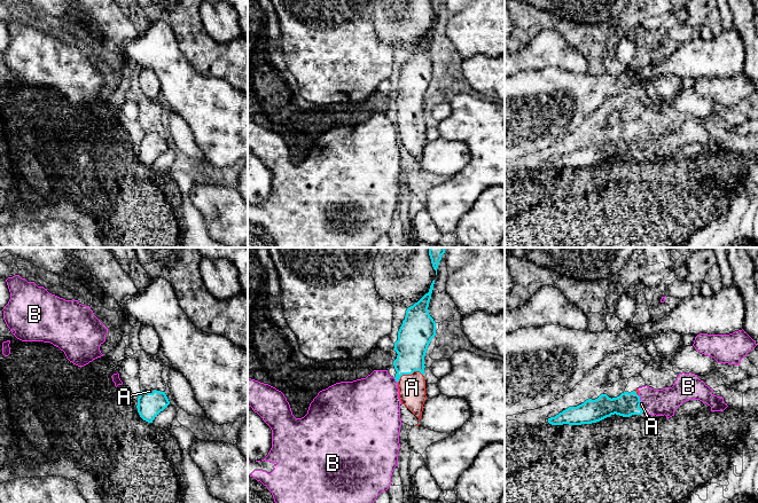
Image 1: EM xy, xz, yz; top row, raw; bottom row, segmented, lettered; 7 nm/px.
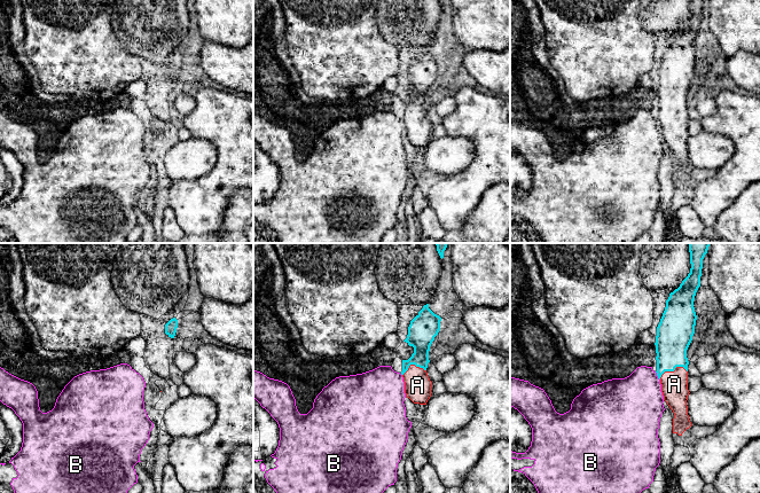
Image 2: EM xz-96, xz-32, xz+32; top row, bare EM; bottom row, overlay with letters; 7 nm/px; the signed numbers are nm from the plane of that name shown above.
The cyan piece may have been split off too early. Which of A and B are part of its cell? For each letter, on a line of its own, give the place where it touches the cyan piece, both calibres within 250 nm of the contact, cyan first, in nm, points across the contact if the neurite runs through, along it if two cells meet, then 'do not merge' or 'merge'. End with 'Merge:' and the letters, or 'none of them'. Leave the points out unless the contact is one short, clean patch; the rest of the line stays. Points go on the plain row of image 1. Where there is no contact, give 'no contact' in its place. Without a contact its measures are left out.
A: xz (408, 117) | 220/190 nm | across xz (413, 83), (408, 117), (412, 131) | merge
B: yz (639, 142) | 160/190 nm | along yz (638, 139), (641, 146) | do not merge
Merge: A

